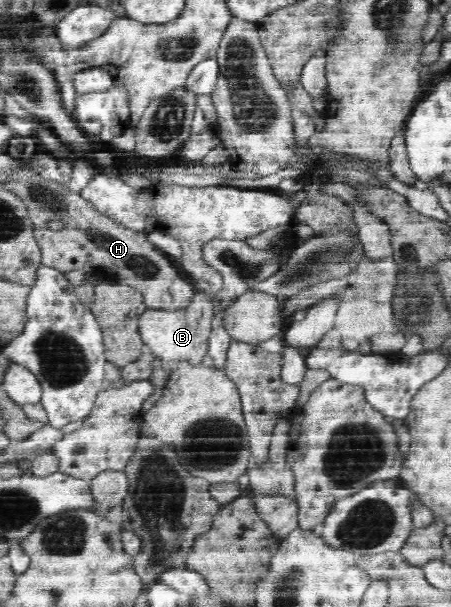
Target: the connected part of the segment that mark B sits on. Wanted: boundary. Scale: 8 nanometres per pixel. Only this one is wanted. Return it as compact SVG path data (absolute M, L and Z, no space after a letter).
M199 292L192 303L178 311L147 308L140 316L140 335L148 350L153 351L161 360L161 366L171 374L181 361L199 364L208 354L212 332L213 303L210 293Z

